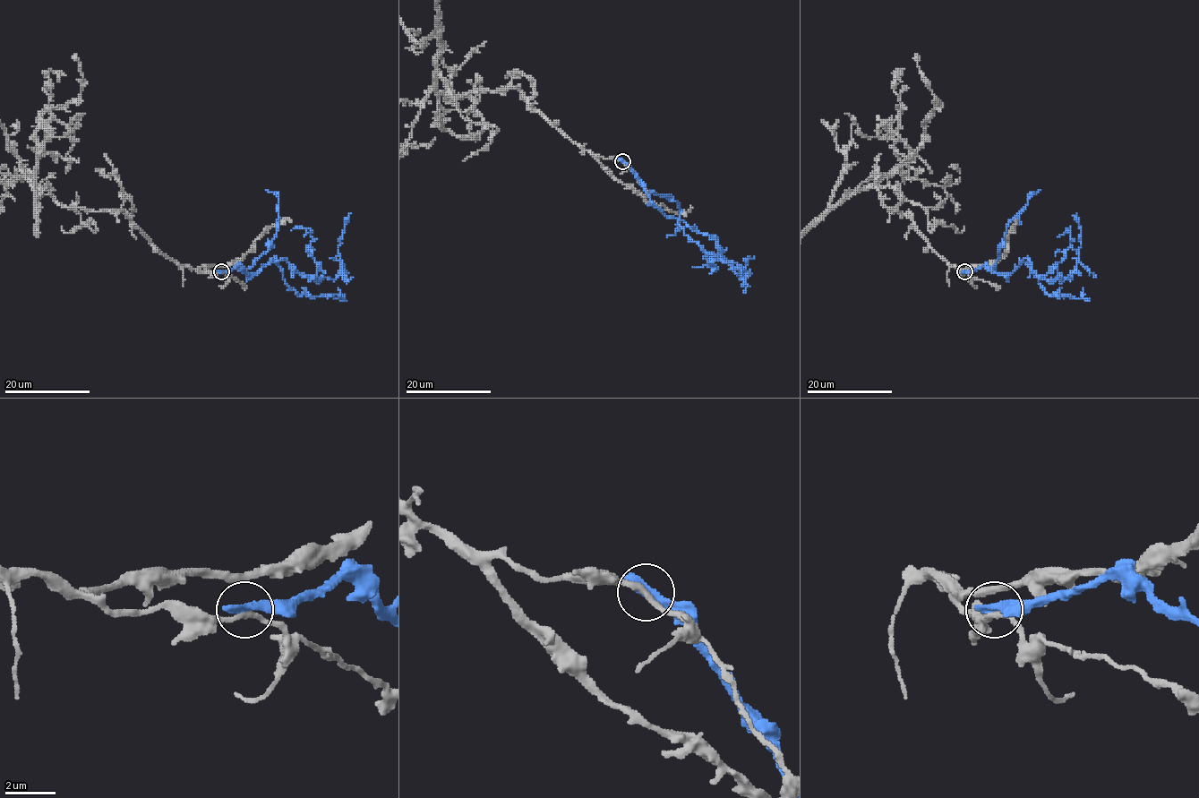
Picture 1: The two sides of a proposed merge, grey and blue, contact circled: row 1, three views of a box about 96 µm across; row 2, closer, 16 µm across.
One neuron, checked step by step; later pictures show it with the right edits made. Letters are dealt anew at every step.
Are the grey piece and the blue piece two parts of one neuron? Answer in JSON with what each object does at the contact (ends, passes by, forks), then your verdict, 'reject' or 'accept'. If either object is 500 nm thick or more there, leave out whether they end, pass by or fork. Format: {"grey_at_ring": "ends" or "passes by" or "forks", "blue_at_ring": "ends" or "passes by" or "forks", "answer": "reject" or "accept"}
{"grey_at_ring": "passes by", "blue_at_ring": "ends", "answer": "reject"}

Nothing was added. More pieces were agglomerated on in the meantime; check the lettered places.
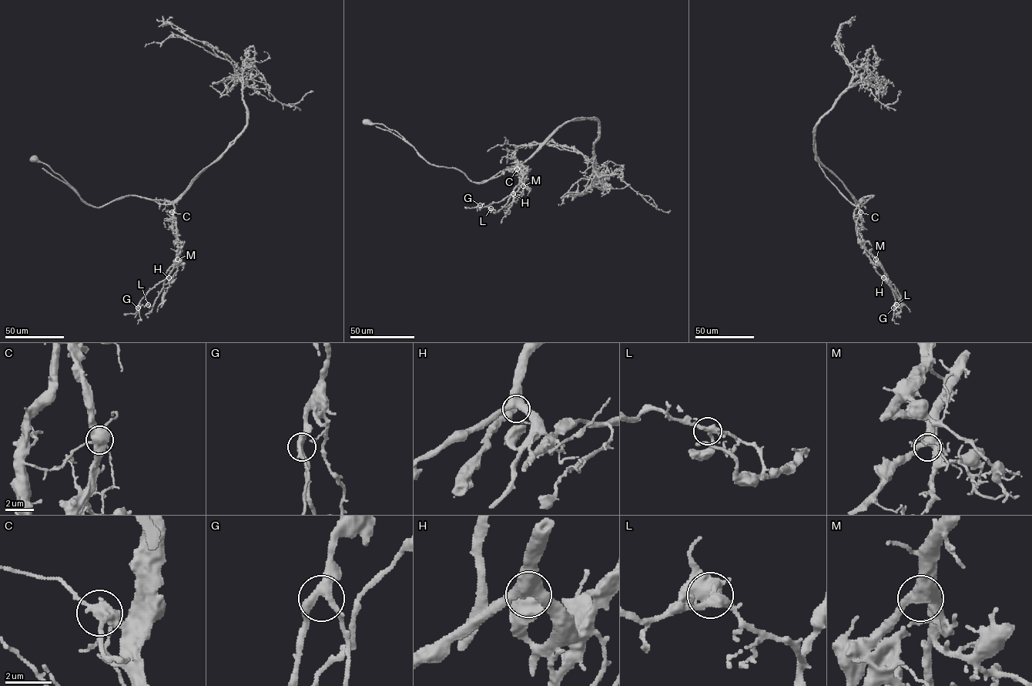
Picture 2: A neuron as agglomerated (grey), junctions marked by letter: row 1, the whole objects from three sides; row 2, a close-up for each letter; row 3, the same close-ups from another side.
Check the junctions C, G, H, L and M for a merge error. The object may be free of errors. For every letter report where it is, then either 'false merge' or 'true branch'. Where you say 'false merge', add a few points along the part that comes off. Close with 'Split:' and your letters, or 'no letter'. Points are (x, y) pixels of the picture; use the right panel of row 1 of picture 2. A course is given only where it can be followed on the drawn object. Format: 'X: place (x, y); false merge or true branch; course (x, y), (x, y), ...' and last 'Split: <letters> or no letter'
C: place (860, 212); false merge; course (860, 212), (854, 214), (857, 200), (817, 159), (813, 143), (816, 123), (855, 76), (837, 37), (844, 47)
G: place (893, 307); true branch
H: place (883, 277); true branch
L: place (896, 304); true branch
M: place (876, 259); true branch
Split: C

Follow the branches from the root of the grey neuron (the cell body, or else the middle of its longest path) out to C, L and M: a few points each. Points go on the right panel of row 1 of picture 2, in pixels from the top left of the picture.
C: (817, 159), (826, 177), (857, 206), (862, 197), (872, 196), (863, 204), (858, 203), (860, 212)
L: (817, 159), (857, 206), (872, 196), (858, 203), (856, 233), (881, 267), (896, 304)
M: (817, 159), (826, 177), (857, 206), (862, 197), (872, 196), (858, 203), (856, 232), (862, 245), (876, 259)

